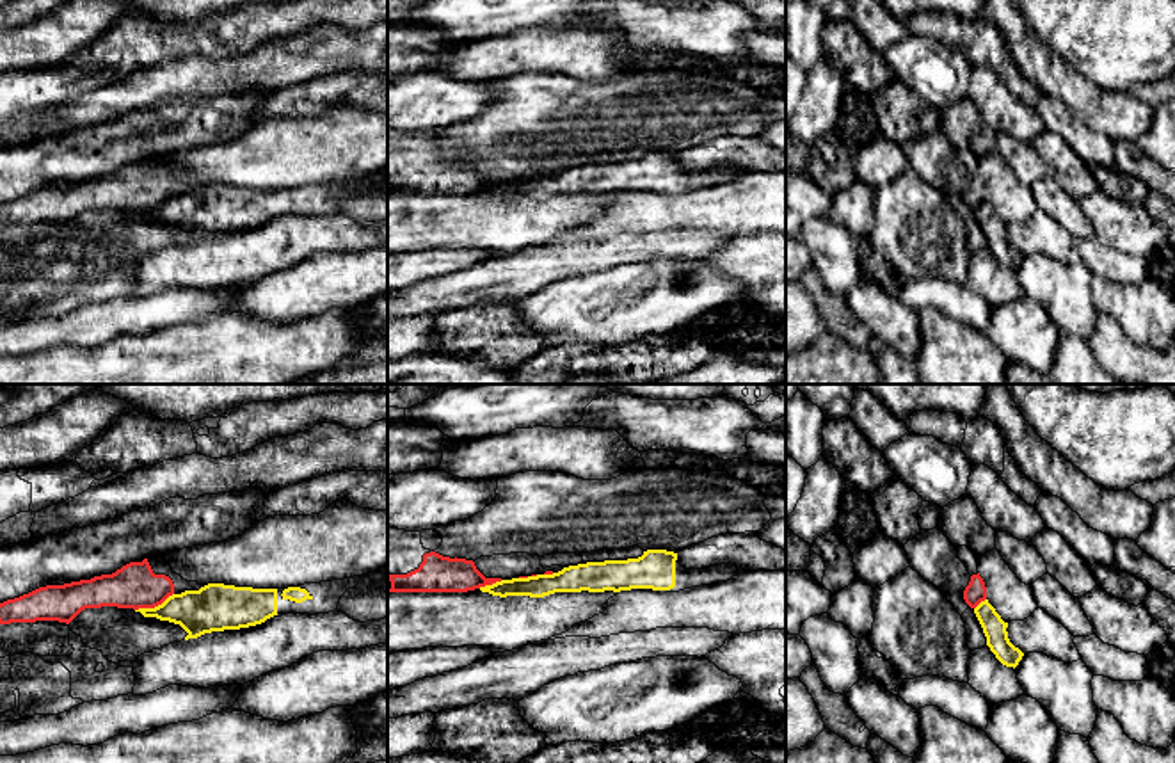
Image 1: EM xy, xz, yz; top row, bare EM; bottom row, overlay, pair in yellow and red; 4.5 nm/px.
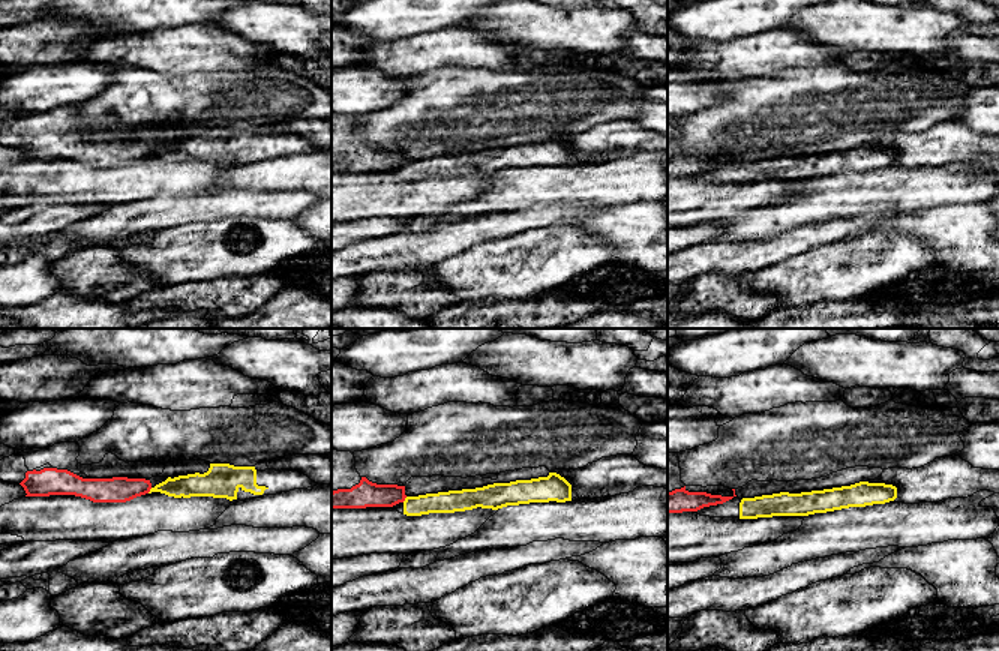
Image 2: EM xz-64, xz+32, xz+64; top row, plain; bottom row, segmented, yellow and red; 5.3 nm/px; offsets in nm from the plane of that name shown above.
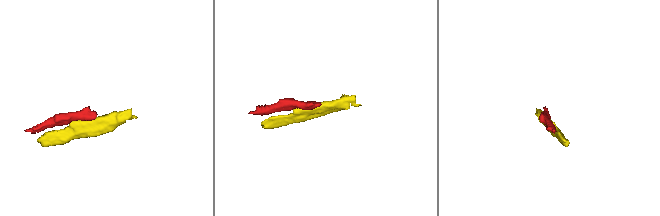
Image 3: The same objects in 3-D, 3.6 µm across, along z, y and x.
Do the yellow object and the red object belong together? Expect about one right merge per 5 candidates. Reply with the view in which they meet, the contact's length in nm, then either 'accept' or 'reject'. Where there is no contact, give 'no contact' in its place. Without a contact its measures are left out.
contact in xy; length 190 nm; reject

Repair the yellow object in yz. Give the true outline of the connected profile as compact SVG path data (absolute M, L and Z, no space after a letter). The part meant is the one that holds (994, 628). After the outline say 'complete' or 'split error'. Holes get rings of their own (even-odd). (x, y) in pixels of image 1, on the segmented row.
M988 599L981 601L974 608L974 614L983 628L990 651L1003 665L1015 669L1022 660L1024 653L1010 642L1006 631L1008 622L1001 619L1001 615L988 603Z; complete

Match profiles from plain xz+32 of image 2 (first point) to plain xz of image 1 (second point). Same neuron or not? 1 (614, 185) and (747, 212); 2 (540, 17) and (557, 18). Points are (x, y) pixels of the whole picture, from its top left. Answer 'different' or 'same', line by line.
1: same
2: different

